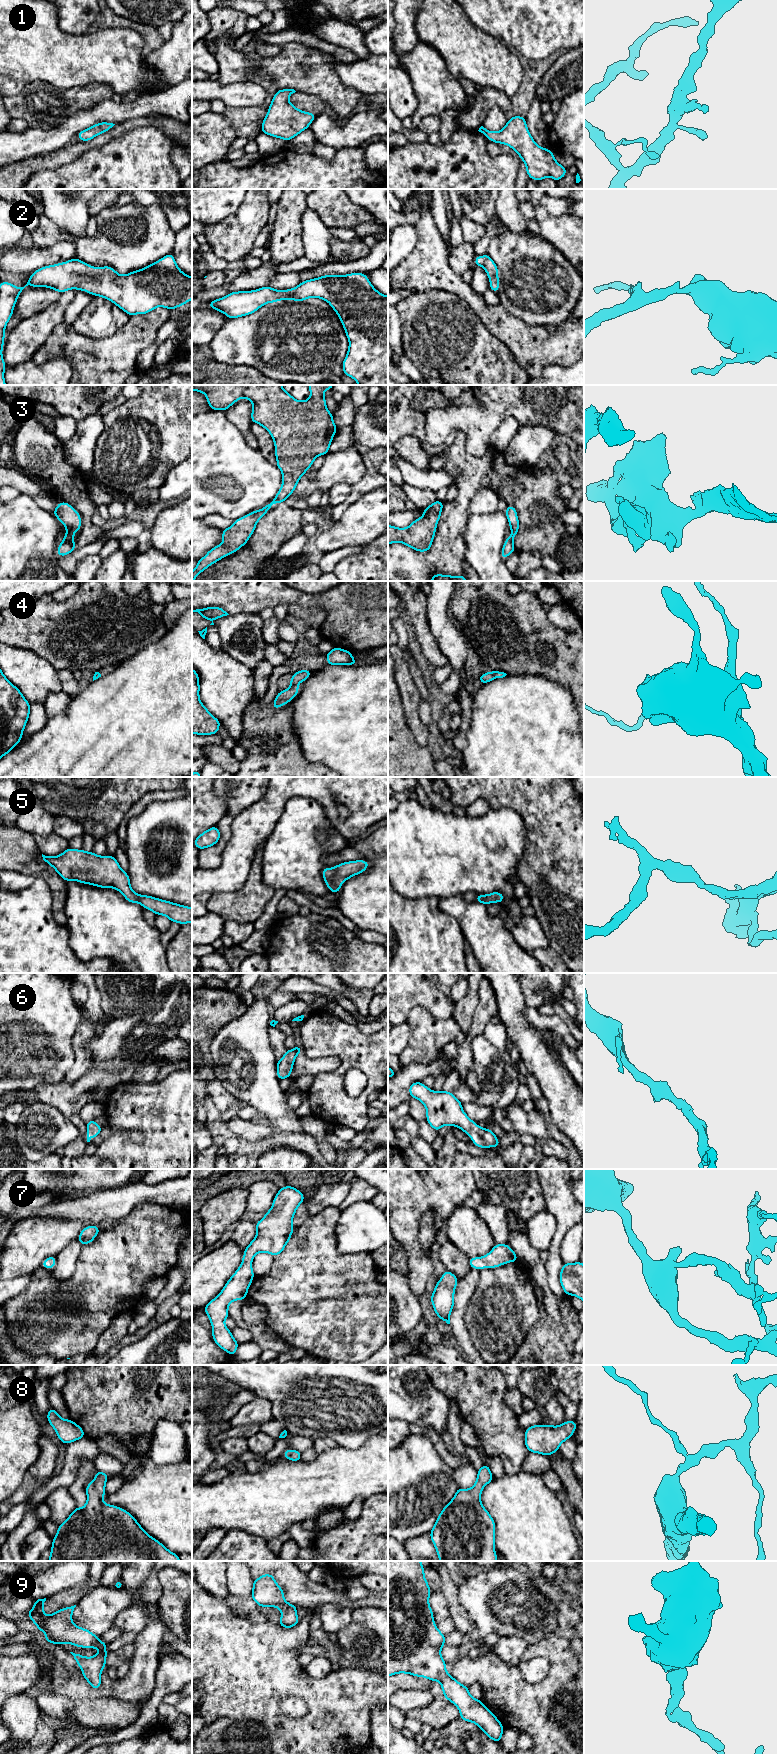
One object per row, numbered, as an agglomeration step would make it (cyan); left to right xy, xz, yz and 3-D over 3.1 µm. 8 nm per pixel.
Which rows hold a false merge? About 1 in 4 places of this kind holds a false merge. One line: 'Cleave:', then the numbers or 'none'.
Cleave: 4

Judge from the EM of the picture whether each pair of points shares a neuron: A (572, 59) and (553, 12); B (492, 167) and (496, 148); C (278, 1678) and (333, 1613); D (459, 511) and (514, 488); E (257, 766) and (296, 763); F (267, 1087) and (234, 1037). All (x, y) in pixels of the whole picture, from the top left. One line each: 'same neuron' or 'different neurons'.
A: different neurons
B: different neurons
C: different neurons
D: same neuron
E: same neuron
F: same neuron

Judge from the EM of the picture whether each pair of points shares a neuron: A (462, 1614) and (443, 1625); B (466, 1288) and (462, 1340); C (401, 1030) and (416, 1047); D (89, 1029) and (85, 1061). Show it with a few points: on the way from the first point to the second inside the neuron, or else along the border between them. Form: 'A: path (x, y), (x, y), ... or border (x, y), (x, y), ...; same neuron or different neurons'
A: border (445, 1598), (455, 1628); different neurons
B: path (460, 1301), (459, 1327); same neuron
C: border (407, 1022), (410, 1028), (409, 1040), (398, 1056); different neurons
D: path (82, 1037), (82, 1053); same neuron

